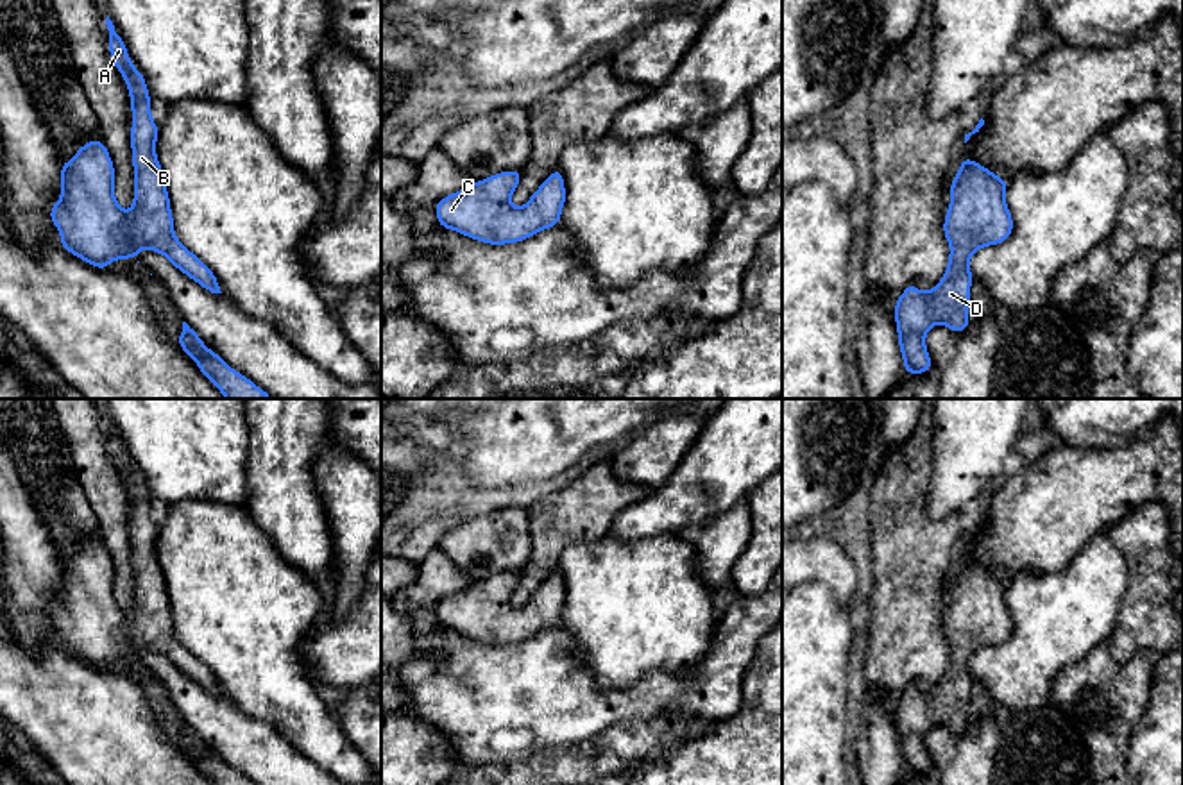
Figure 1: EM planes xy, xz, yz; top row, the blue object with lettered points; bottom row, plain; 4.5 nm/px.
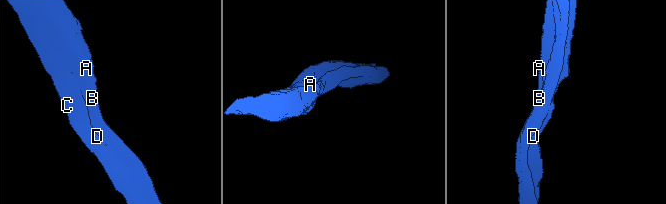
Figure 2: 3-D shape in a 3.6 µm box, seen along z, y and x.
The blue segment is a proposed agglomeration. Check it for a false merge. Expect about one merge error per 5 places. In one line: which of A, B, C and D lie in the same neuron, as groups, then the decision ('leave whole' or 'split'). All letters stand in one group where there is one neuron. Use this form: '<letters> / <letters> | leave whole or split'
A B C D | leave whole

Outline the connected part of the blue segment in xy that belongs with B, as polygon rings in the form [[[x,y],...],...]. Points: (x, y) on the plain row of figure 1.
[[[109,417],[106,418],[109,431],[109,454],[127,483],[131,497],[131,515],[136,522],[129,529],[132,567],[134,567],[134,599],[131,612],[123,612],[115,599],[115,567],[102,540],[84,544],[72,561],[61,567],[61,601],[52,604],[50,620],[61,635],[61,647],[73,656],[84,660],[97,669],[109,669],[115,660],[131,658],[149,649],[163,654],[175,669],[186,674],[211,694],[222,694],[215,674],[190,653],[174,633],[174,617],[170,612],[170,597],[163,579],[163,570],[156,556],[156,542],[159,529],[150,515],[150,495],[141,472],[129,460],[123,440],[116,435]]]

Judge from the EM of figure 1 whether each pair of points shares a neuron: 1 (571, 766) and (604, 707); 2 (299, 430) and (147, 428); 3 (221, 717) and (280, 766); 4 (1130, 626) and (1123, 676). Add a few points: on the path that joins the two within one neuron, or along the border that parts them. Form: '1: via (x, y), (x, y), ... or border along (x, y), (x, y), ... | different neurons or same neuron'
1: border along (625, 723), (544, 750) | different neurons
2: via (262, 422), (185, 422) | same neuron
3: via (235, 732), (265, 757) | same neuron
4: border along (1106, 642), (1119, 662), (1144, 651), (1155, 655) | different neurons

